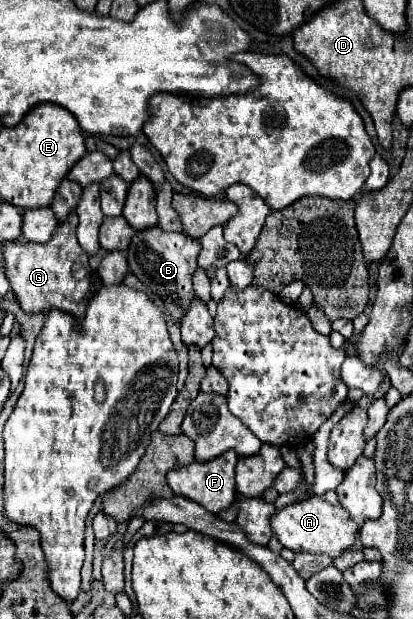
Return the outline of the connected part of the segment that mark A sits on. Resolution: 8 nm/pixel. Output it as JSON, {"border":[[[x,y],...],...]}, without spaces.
{"border":[[[327,491],[319,497],[311,495],[305,501],[287,505],[283,509],[277,509],[271,519],[271,529],[277,535],[279,543],[295,553],[309,551],[309,553],[327,553],[331,557],[339,557],[345,549],[349,549],[355,541],[357,525],[351,521],[343,505],[337,501],[335,491]]]}

